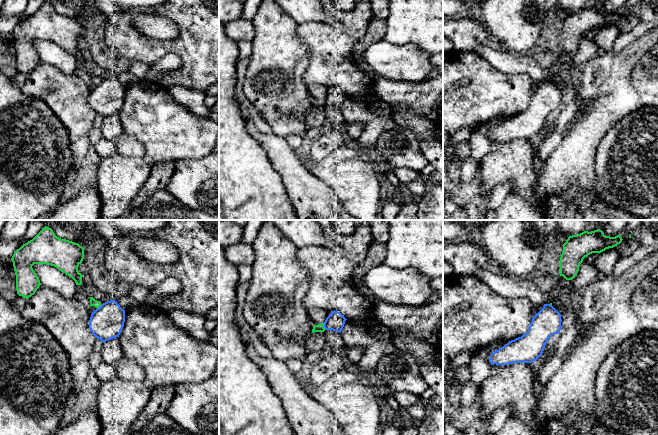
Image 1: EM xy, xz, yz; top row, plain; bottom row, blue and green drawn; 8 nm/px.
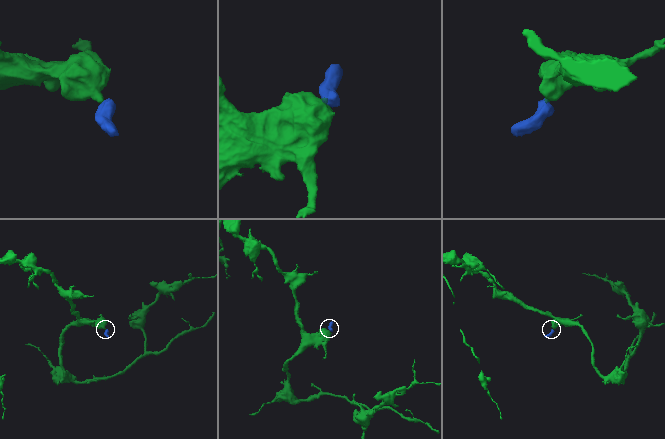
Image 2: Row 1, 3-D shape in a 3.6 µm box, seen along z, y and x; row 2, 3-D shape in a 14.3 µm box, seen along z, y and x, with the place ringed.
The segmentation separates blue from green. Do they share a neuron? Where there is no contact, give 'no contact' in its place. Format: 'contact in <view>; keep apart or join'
contact in xz; keep apart

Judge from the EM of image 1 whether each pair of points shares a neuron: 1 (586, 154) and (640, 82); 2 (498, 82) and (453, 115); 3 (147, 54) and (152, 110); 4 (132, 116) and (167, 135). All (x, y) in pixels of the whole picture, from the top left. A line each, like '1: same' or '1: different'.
1: different
2: same
3: different
4: same

